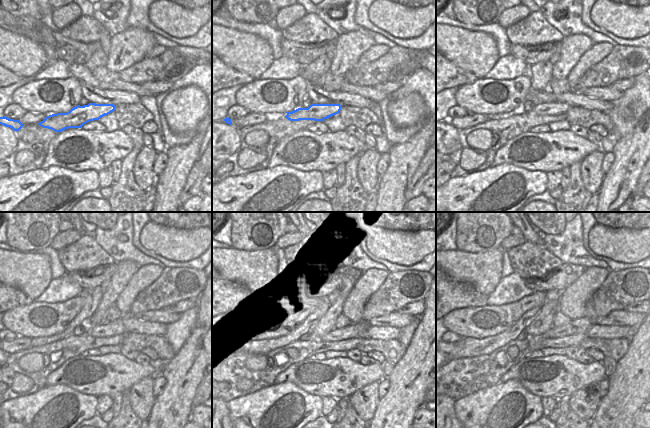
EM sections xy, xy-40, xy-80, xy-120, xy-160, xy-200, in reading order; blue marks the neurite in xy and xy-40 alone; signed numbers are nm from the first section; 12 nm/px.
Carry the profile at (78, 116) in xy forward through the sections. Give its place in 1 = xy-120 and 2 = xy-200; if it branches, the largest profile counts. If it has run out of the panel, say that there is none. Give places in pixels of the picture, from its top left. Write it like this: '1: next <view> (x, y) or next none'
1: next xy-120 (114, 328)
2: next xy-200 (581, 325)

